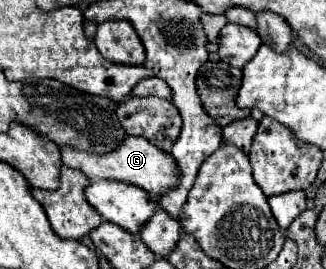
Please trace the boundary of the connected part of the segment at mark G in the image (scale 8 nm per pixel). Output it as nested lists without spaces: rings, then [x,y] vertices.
[[[127,137],[115,149],[115,153],[107,153],[107,155],[91,155],[85,151],[75,151],[75,149],[65,147],[65,149],[61,149],[61,157],[63,157],[63,165],[83,171],[89,179],[123,181],[123,183],[141,187],[155,197],[161,197],[179,185],[179,167],[175,163],[173,155],[157,149],[153,143],[149,143],[143,137]]]

